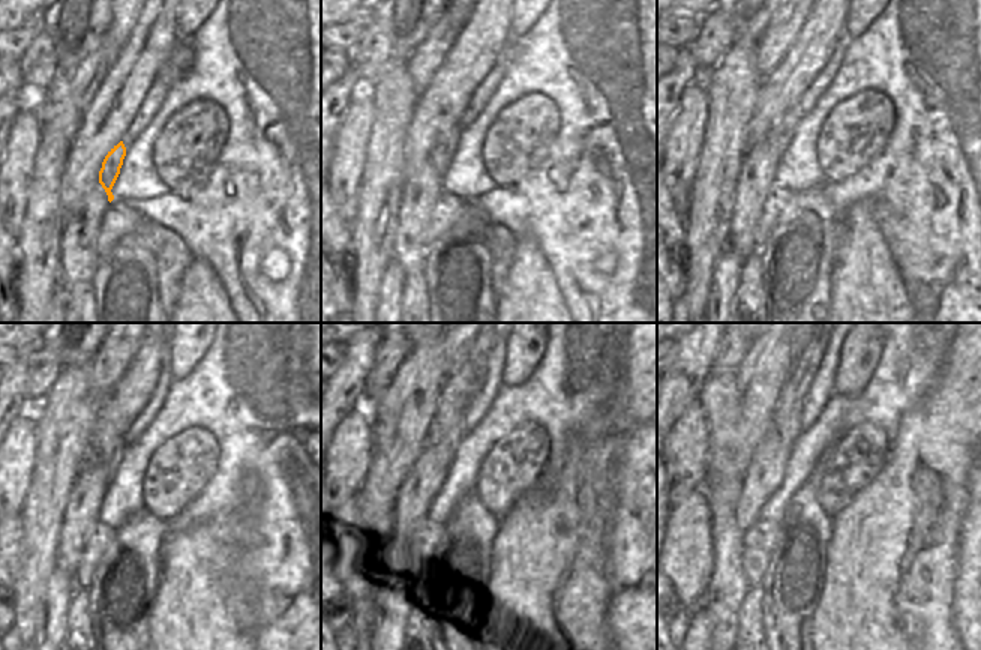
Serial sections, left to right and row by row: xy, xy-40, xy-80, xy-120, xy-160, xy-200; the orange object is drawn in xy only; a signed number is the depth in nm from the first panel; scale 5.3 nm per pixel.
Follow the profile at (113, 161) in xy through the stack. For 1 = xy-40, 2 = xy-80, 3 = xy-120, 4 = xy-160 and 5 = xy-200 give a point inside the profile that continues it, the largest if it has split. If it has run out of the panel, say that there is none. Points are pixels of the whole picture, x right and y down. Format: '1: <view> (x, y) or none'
1: xy-40 (444, 149)
2: xy-80 (779, 138)
3: xy-120 (108, 454)
4: xy-160 (447, 428)
5: xy-200 (786, 421)

